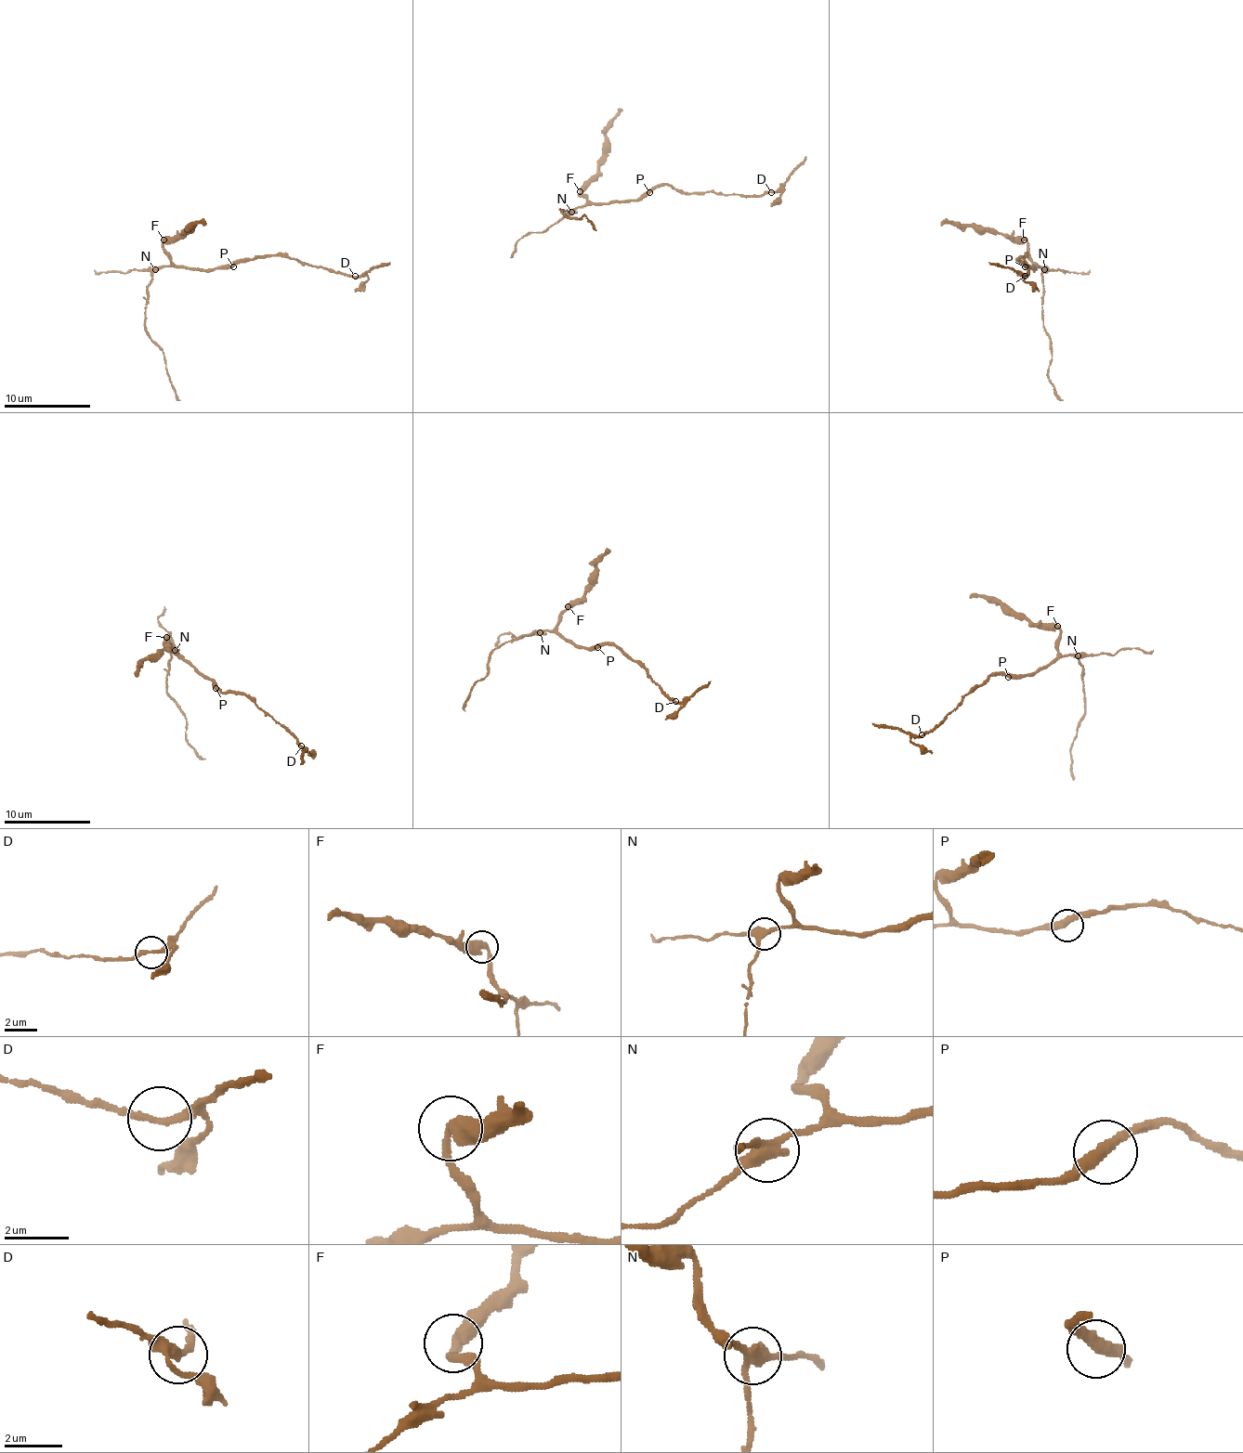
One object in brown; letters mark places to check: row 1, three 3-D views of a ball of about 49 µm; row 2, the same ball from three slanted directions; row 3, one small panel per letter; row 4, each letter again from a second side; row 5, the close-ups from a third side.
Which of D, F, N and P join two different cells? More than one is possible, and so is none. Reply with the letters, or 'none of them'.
F, N

